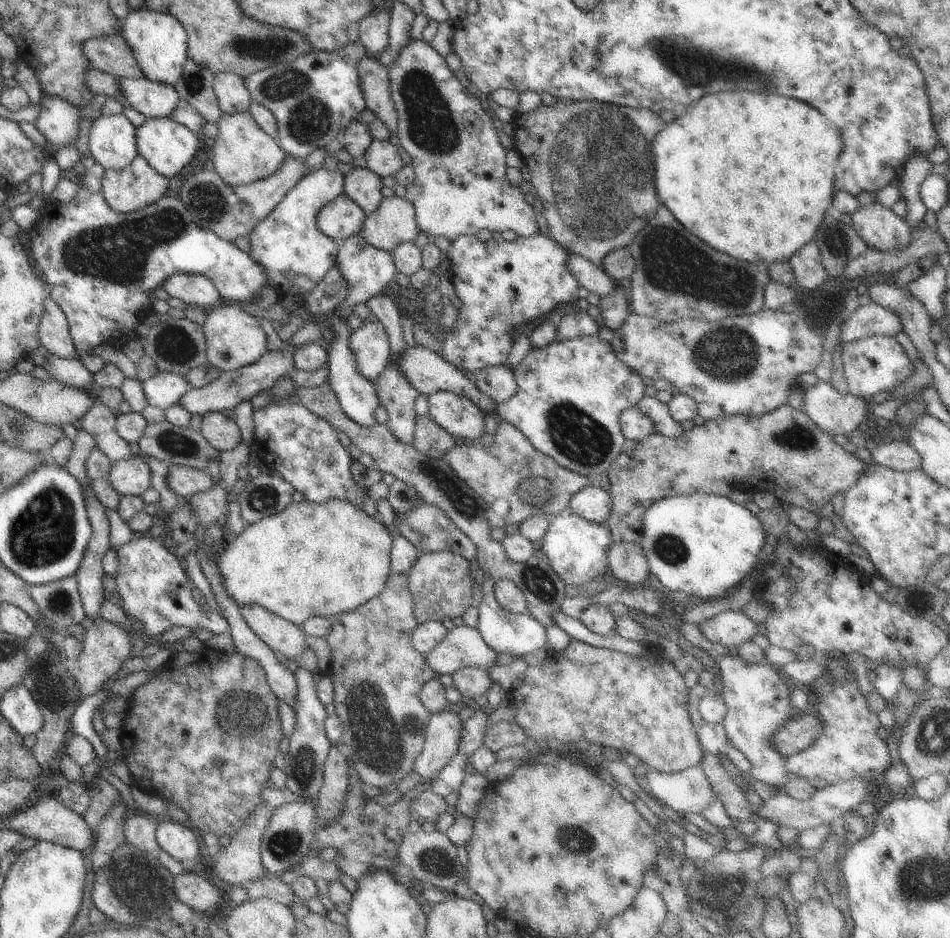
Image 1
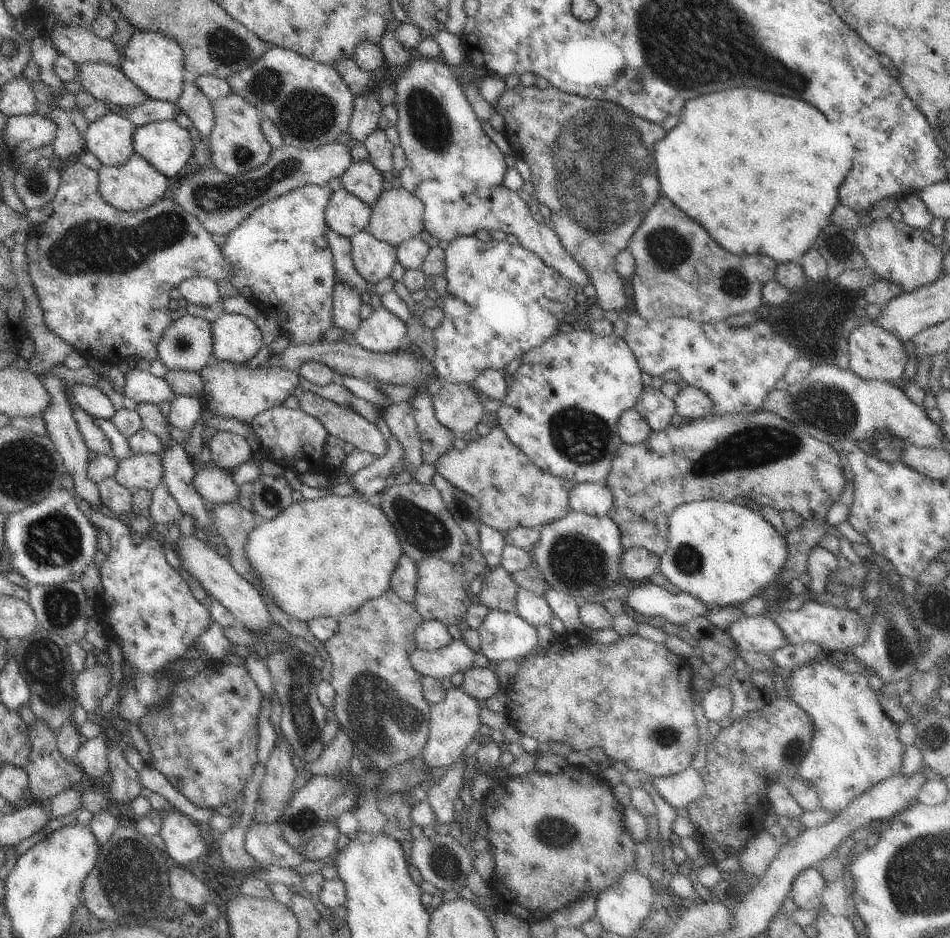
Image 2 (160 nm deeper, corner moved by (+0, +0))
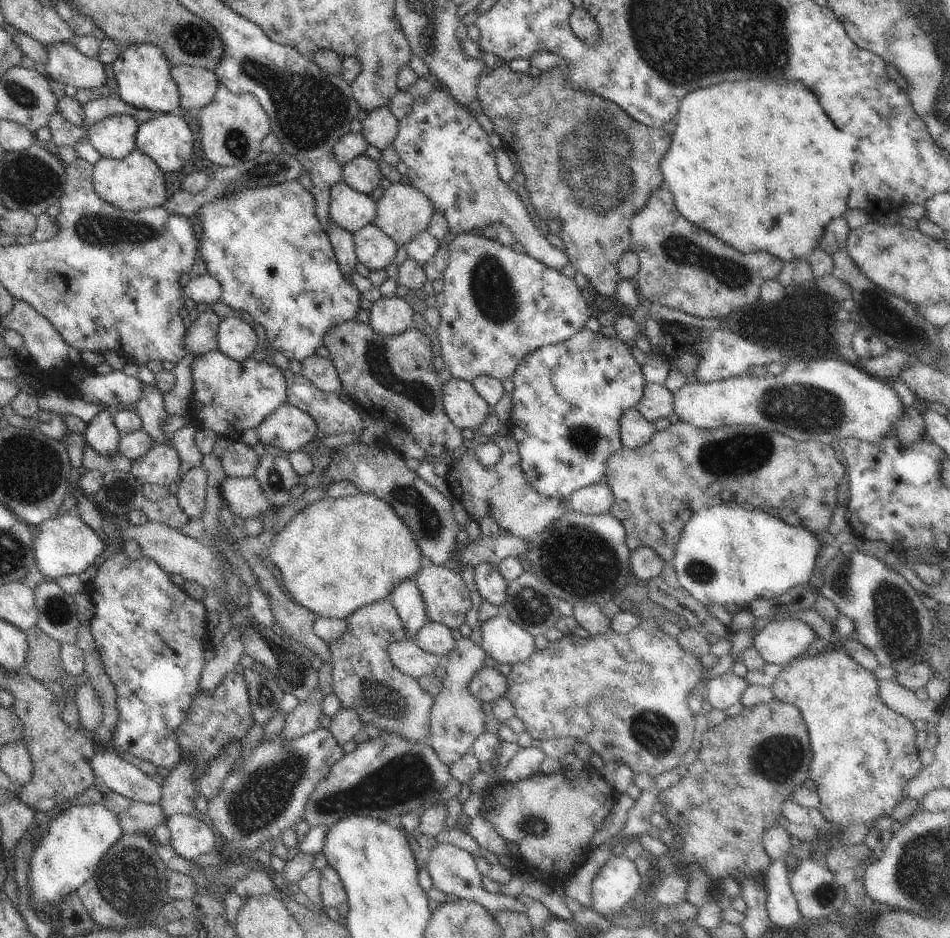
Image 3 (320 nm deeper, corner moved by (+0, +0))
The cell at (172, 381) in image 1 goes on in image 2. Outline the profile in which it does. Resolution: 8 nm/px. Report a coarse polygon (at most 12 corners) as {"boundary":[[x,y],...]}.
{"boundary":[[150,372],[125,376],[123,396],[160,405],[174,400],[170,385]]}

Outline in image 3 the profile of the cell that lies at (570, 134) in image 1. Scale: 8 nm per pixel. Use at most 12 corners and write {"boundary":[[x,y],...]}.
{"boundary":[[505,63],[477,98],[572,266],[614,298],[663,128]]}

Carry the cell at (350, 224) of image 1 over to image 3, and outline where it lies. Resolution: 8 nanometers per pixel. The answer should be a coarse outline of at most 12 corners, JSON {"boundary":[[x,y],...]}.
{"boundary":[[346,182],[330,190],[329,214],[354,234],[374,221],[371,195]]}

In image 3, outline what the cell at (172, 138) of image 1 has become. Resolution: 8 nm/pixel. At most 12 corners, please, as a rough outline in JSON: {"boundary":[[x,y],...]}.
{"boundary":[[181,112],[140,124],[136,149],[167,175],[190,162],[197,140]]}

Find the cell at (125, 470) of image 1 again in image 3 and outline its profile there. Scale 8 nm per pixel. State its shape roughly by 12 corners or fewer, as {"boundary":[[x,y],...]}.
{"boundary":[[154,444],[130,474],[167,487],[180,472],[172,445]]}

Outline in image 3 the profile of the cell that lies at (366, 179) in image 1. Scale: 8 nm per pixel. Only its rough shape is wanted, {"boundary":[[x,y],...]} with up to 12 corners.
{"boundary":[[366,155],[350,160],[343,181],[371,195],[384,183],[378,162]]}

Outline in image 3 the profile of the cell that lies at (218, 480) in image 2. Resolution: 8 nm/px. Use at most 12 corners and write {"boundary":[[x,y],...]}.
{"boundary":[[253,477],[226,478],[222,504],[241,520],[276,513]]}

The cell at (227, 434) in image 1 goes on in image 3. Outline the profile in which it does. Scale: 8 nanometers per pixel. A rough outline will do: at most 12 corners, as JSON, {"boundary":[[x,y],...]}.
{"boundary":[[235,440],[222,454],[228,477],[253,477],[259,456]]}

